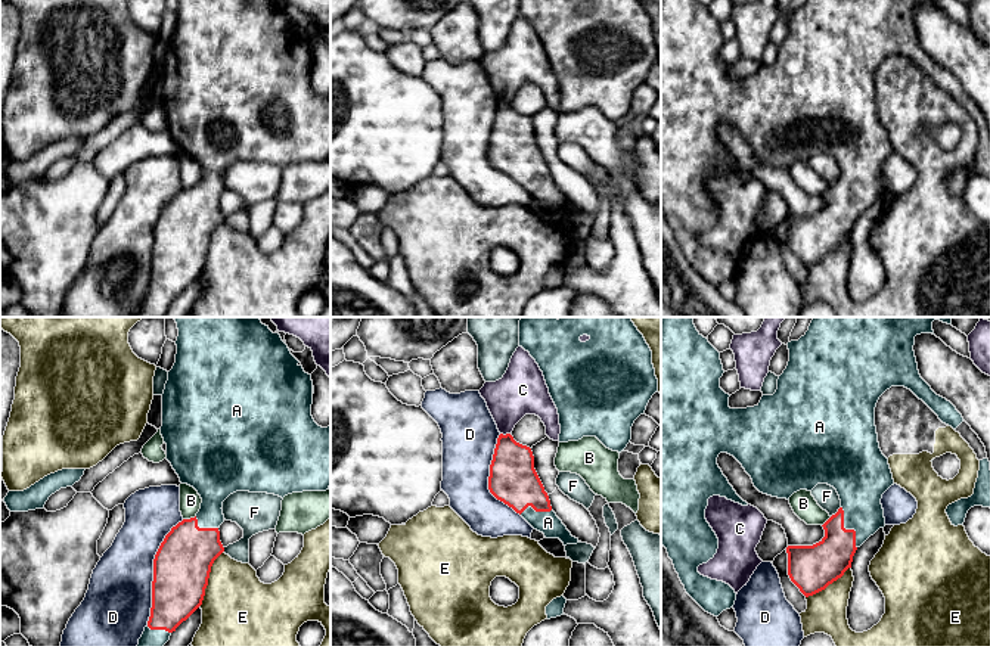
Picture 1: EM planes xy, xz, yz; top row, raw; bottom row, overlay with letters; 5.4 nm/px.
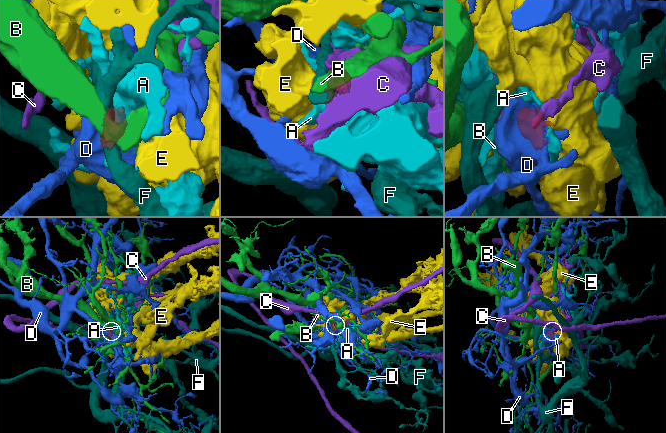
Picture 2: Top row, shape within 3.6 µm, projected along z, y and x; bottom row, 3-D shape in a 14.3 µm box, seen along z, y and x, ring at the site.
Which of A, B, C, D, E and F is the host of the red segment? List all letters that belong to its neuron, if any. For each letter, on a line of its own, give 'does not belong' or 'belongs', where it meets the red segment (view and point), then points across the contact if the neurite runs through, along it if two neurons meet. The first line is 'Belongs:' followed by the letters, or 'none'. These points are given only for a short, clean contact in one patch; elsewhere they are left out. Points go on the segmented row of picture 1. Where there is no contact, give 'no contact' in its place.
Belongs: A
A: belongs | yz (847, 530)
B: does not belong | xy (191, 518) | along xy (195, 515), (183, 519)
C: does not belong | xz (506, 434) | along xz (500, 432), (509, 434)
D: does not belong | xy (154, 571)
E: does not belong | xy (208, 577)
F: does not belong | yz (837, 512)

